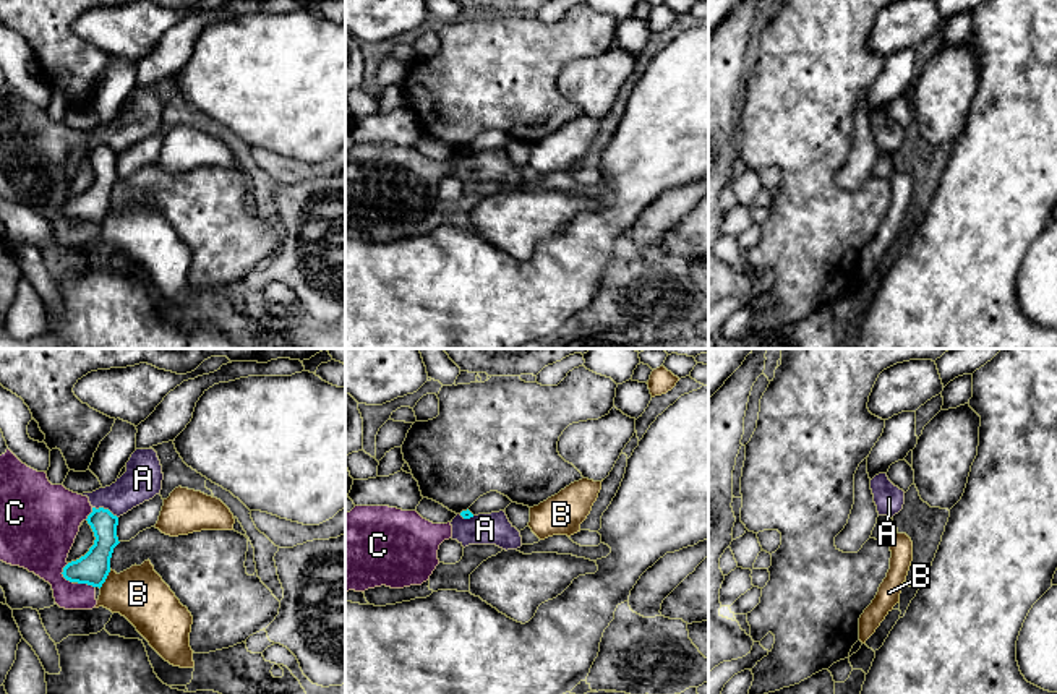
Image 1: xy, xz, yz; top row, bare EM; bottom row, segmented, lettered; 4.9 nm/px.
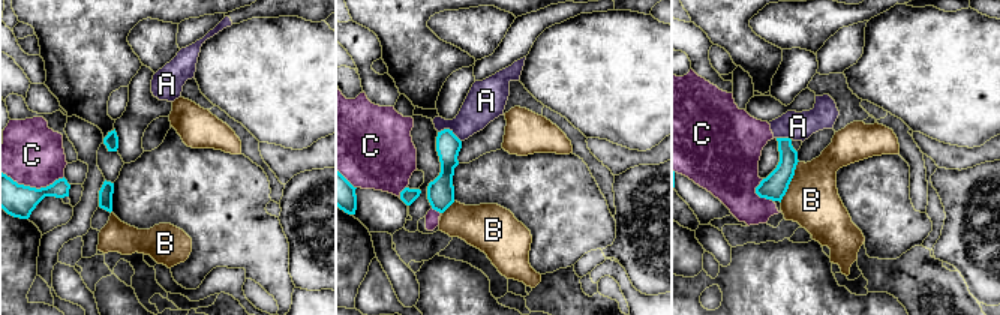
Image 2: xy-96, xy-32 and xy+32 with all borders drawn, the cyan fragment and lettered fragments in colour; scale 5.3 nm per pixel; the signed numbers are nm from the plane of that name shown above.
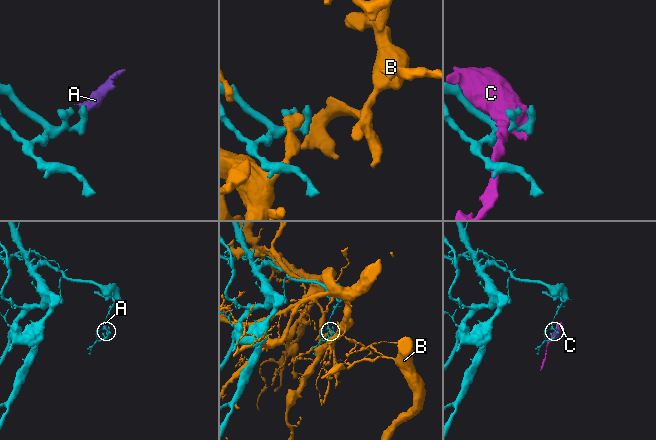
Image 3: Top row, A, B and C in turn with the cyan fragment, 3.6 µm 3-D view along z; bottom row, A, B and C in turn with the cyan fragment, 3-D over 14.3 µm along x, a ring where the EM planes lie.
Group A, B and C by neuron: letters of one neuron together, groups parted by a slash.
A C / B

